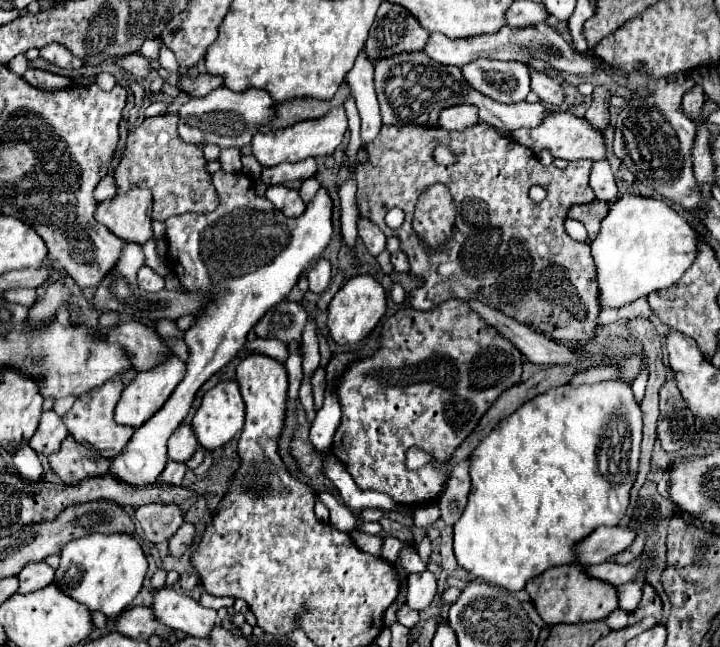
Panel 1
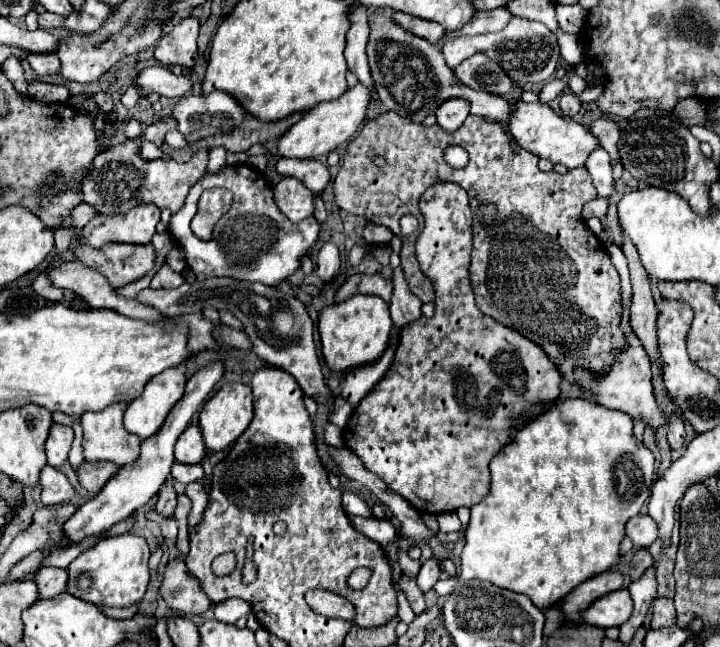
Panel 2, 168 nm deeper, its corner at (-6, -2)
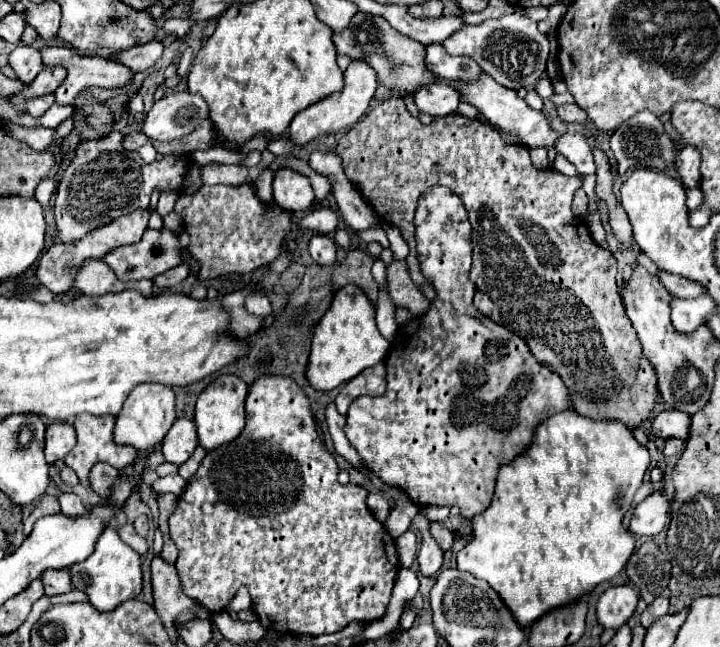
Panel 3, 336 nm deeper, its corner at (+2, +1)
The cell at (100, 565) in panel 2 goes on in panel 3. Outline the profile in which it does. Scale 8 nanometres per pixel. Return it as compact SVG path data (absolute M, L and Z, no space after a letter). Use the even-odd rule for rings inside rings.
M105 529L99 537L95 551L81 563L69 567L73 587L89 595L89 603L99 611L111 611L123 601L135 599L141 593L141 557L121 541L119 533Z

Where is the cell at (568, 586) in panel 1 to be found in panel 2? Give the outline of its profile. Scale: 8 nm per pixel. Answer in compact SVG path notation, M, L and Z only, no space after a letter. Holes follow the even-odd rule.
M615 590L595 600L591 608L583 612L583 620L591 626L611 628L621 626L625 620L629 620L631 612L633 612L633 600L629 590Z

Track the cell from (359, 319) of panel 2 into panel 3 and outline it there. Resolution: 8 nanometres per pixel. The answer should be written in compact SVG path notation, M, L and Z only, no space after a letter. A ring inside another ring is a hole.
M355 285L339 289L313 331L307 379L315 389L331 391L341 383L351 381L363 369L377 365L389 349L389 341L379 333L375 323L375 307L369 297Z

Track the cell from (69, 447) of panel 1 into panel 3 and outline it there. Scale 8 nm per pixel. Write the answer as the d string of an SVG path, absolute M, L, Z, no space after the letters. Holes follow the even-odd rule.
M97 463L91 471L89 471L89 483L91 483L91 489L101 497L105 499L109 495L109 489L113 485L113 481L119 477L119 469L107 465L107 463Z

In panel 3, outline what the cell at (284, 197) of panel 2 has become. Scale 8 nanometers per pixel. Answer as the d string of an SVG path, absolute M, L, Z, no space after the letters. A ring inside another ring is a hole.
M279 169L273 179L273 201L285 211L299 213L313 205L315 193L305 175L291 169Z

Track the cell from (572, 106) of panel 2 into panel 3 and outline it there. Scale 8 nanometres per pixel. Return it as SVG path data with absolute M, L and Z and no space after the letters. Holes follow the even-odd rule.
M571 103L571 105L559 105L559 107L557 107L557 113L559 113L559 117L561 117L565 123L573 123L573 121L581 123L581 121L587 119L585 111L583 111L577 103Z

